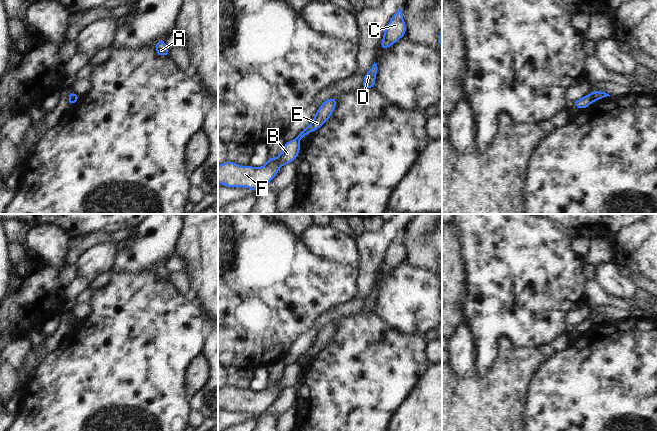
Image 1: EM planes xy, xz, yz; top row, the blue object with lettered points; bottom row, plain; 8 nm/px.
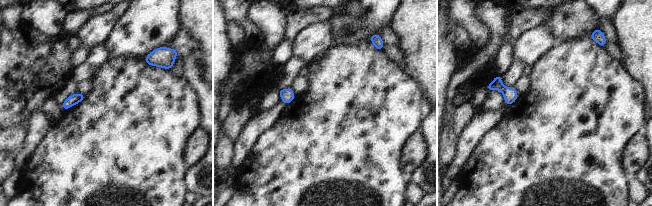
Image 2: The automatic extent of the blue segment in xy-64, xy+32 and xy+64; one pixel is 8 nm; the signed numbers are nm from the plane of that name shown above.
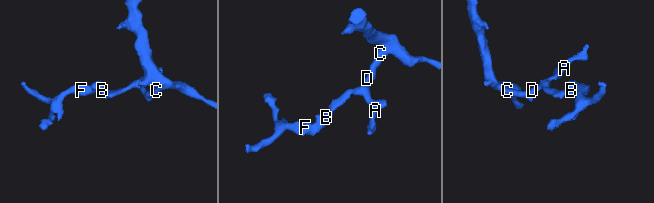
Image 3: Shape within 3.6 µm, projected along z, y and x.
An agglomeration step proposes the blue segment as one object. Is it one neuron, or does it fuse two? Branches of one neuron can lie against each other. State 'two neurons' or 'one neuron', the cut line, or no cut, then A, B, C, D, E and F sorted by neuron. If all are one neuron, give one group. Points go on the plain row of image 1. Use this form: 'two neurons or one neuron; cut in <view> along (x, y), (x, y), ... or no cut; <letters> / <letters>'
two neurons; cut in yz along (590, 317), (593, 325); A C D E / B F

